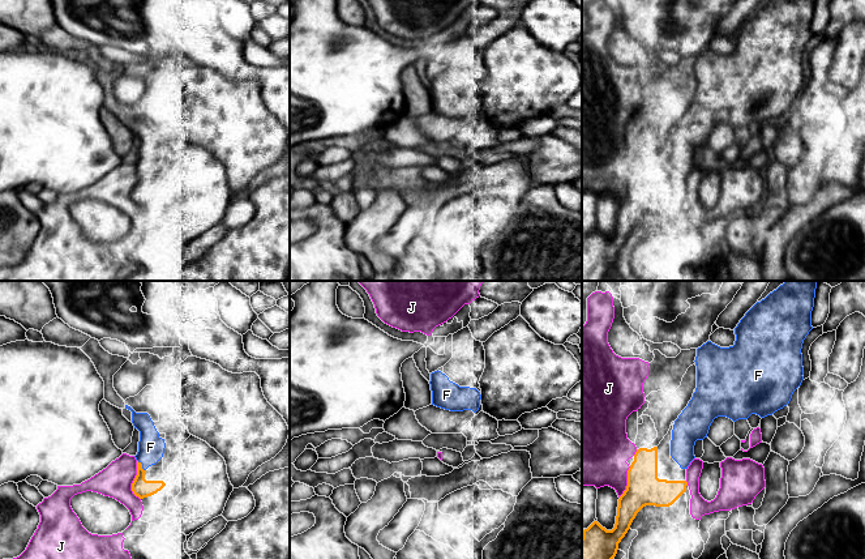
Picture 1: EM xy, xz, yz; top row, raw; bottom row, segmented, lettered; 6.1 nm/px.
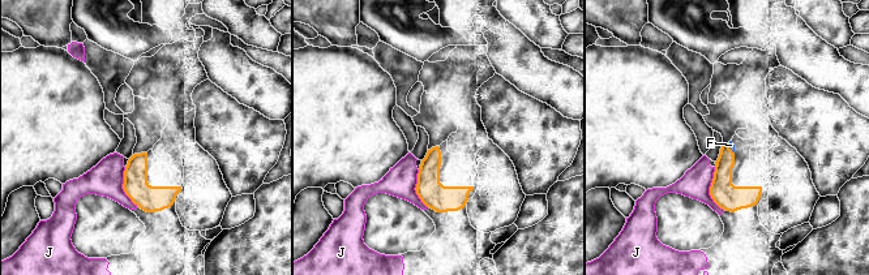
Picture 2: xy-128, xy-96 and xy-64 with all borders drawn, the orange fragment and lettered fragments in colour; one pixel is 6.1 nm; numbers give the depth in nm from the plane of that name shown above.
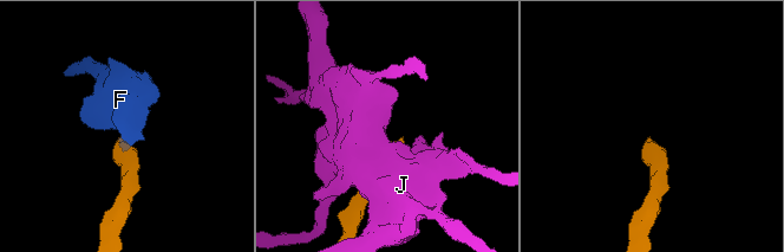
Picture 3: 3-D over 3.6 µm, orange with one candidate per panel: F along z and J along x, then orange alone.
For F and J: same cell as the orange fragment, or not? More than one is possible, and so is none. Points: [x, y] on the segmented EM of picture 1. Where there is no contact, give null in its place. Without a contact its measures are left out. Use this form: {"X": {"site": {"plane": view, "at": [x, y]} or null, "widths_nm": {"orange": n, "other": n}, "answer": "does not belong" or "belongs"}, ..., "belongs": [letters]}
{"F": {"site": {"plane": "xy", "at": [141, 465]}, "widths_nm": {"orange": 120, "other": 160}, "answer": "belongs"}, "J": {"site": {"plane": "xy", "at": [133, 481]}, "widths_nm": {"orange": 120, "other": 200}, "answer": "does not belong"}, "belongs": ["F"]}

